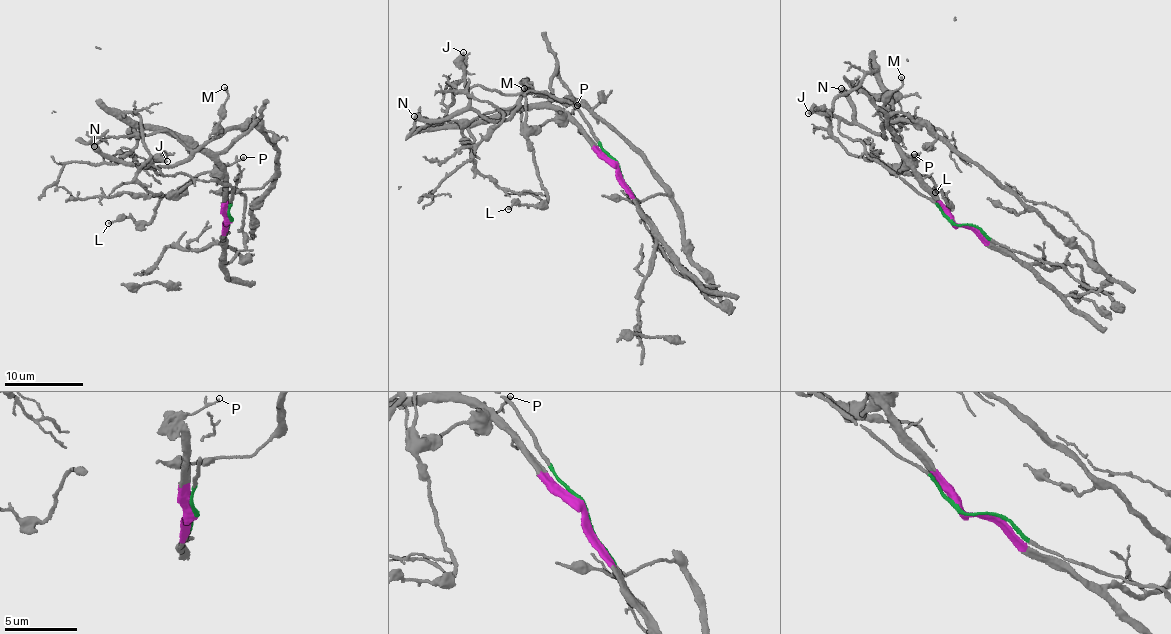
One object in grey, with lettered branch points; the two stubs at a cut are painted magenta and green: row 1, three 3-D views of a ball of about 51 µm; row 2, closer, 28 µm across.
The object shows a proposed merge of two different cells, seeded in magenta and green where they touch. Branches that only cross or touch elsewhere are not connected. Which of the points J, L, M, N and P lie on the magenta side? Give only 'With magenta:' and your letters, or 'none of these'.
With magenta: none of these

